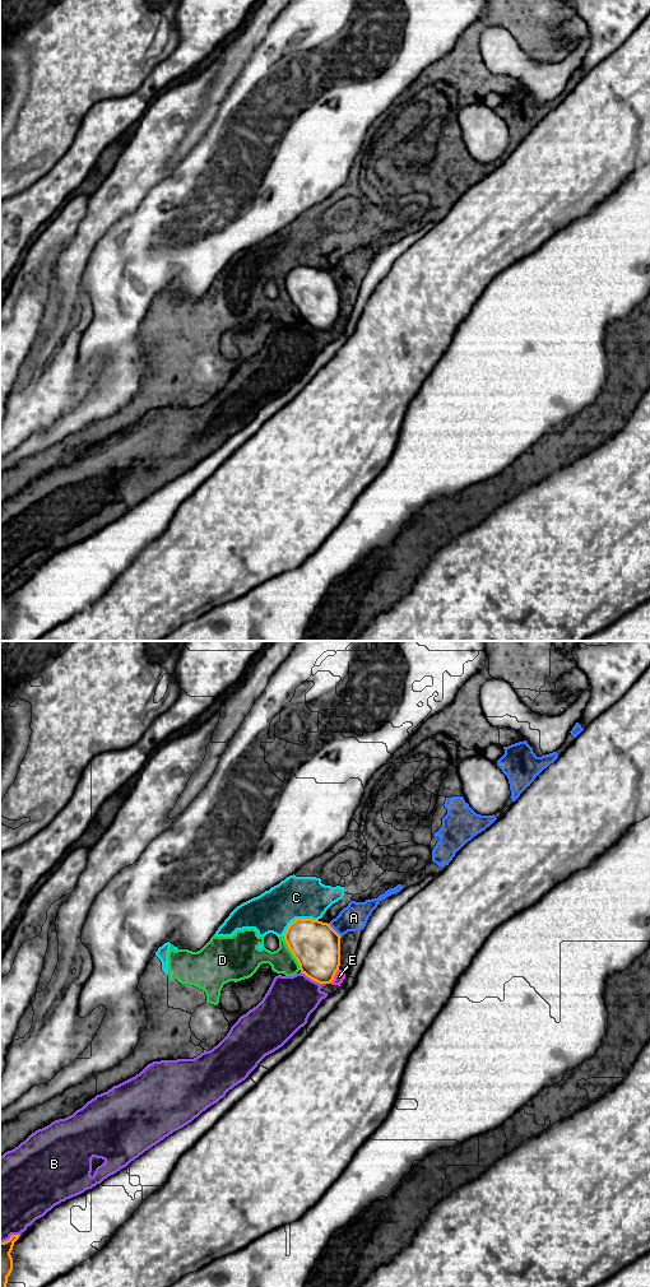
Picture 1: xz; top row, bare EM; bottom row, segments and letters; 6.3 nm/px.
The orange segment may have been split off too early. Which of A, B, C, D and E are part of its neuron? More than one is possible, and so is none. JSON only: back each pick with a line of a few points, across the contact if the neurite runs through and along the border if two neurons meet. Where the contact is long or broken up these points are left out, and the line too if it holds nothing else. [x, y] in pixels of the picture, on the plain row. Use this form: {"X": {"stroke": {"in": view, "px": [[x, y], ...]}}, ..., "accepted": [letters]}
{"accepted": []}

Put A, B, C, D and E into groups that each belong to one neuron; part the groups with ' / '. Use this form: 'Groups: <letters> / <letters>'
Groups: A B E / C D

